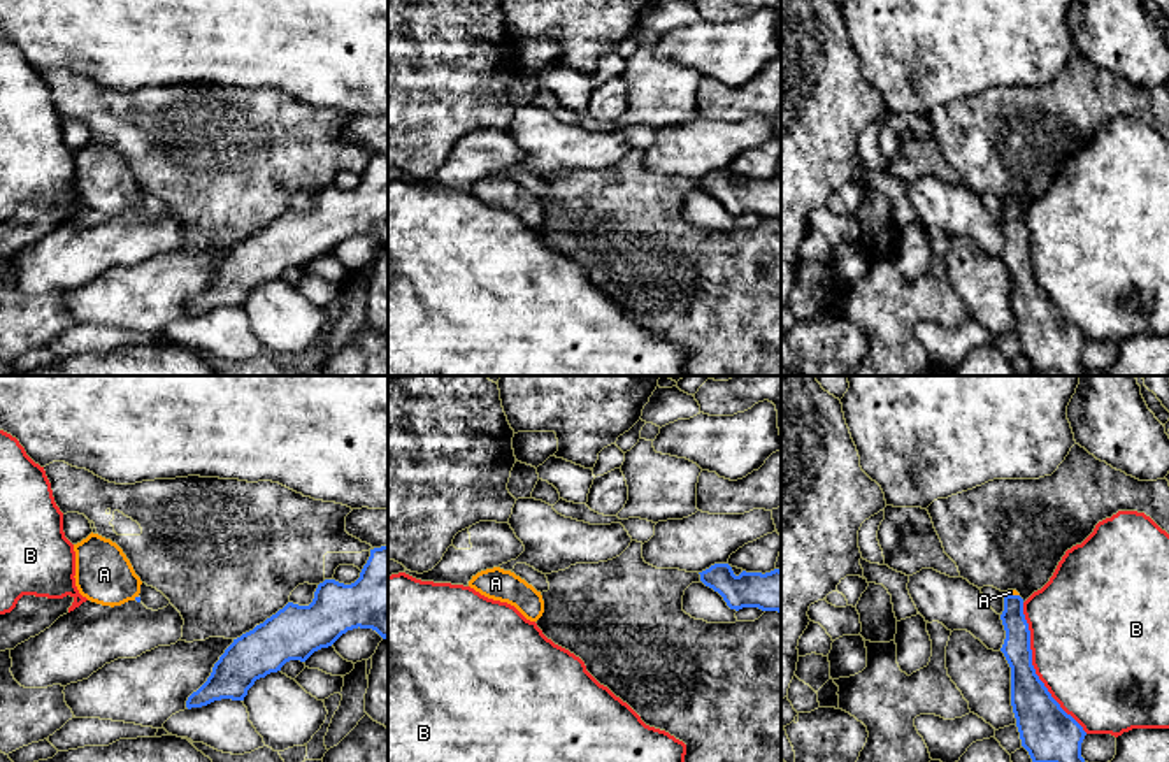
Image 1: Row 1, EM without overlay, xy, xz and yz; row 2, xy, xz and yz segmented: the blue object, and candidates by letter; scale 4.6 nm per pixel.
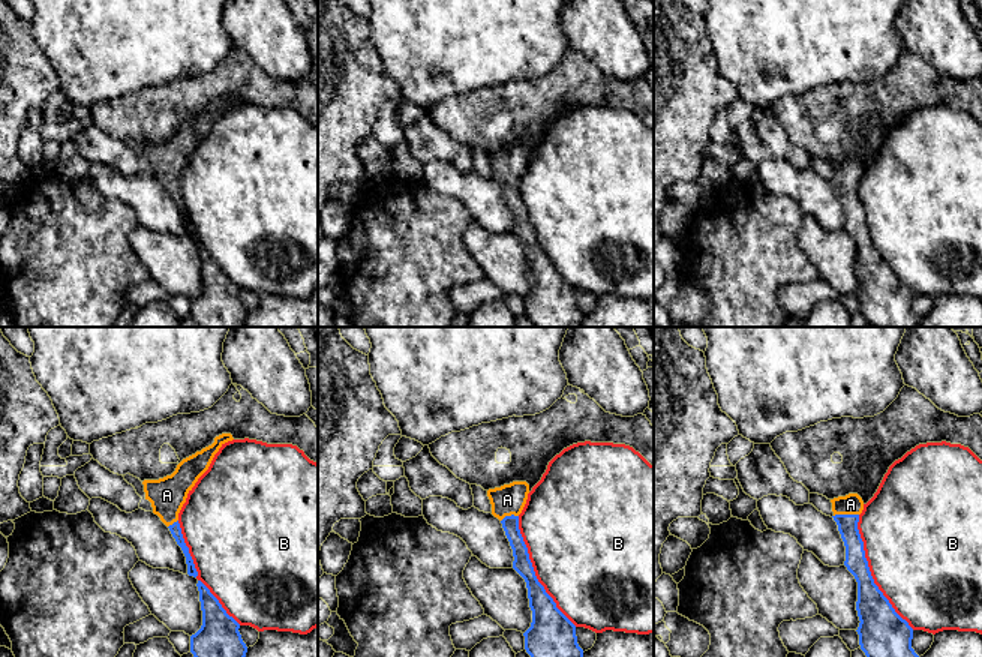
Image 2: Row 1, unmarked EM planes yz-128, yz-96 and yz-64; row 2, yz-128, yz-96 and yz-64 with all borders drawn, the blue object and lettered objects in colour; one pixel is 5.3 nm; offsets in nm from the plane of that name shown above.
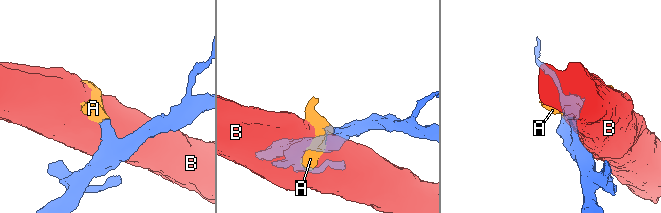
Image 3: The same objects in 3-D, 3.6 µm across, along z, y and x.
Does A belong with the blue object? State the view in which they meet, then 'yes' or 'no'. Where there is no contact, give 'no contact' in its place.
yz | yes

